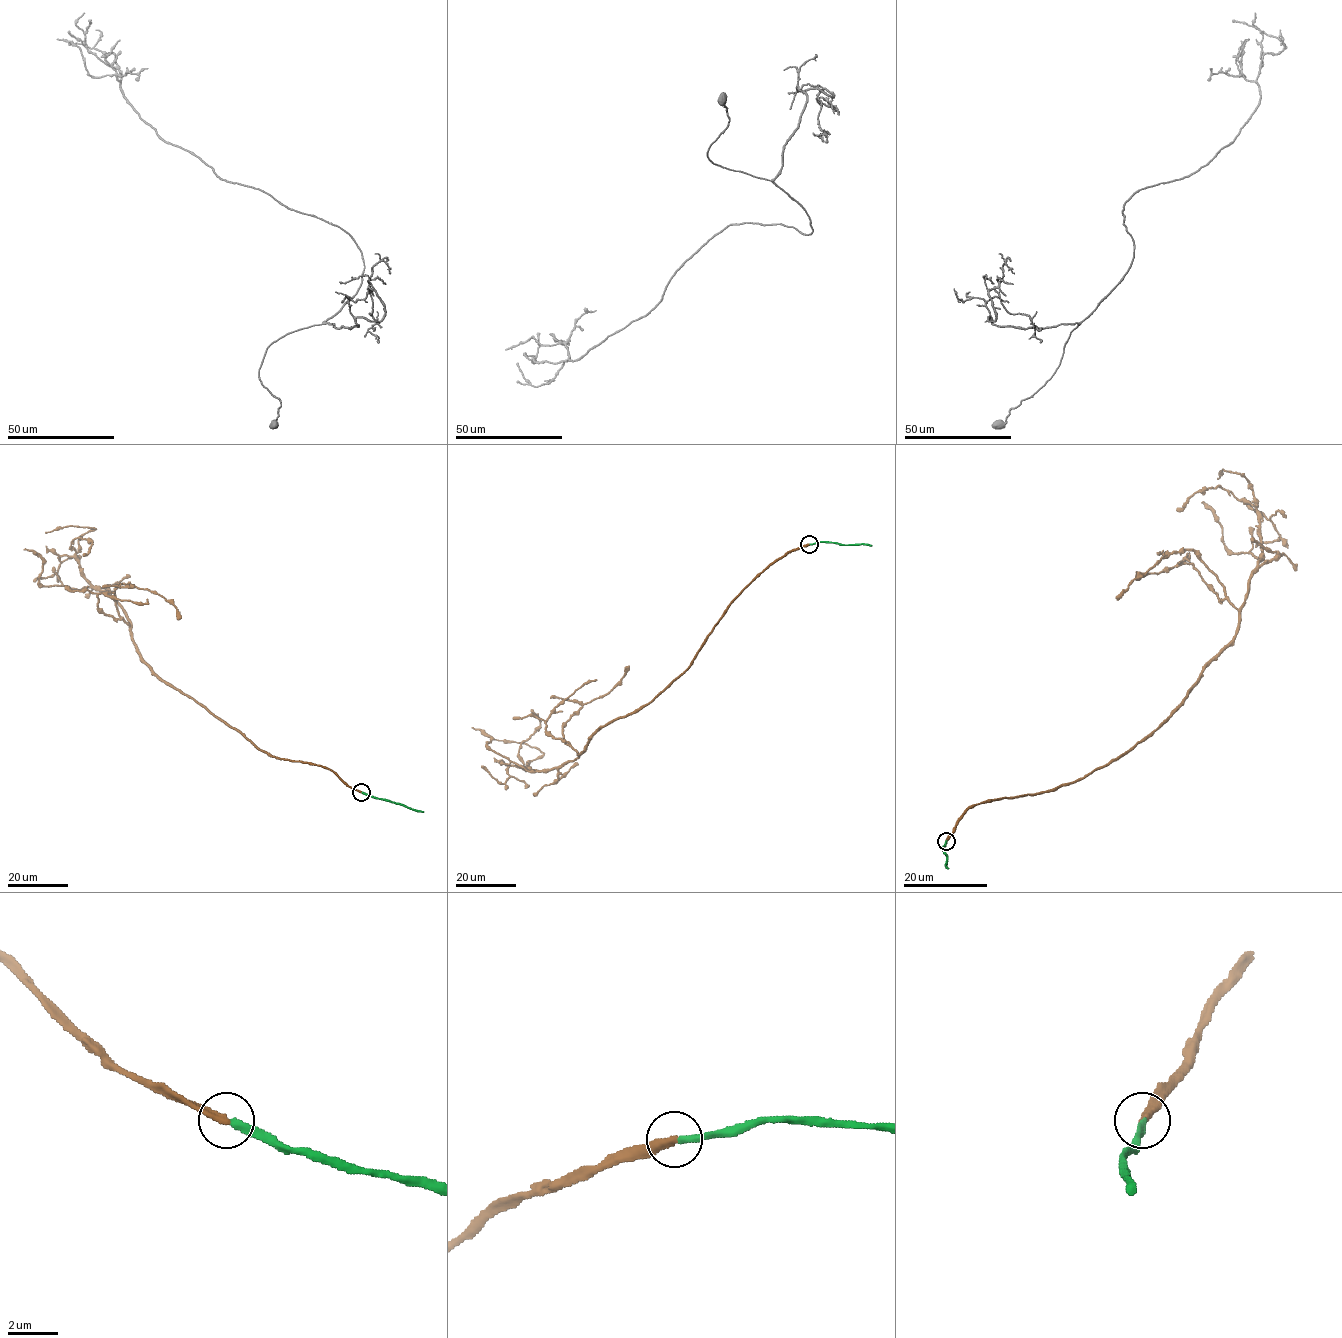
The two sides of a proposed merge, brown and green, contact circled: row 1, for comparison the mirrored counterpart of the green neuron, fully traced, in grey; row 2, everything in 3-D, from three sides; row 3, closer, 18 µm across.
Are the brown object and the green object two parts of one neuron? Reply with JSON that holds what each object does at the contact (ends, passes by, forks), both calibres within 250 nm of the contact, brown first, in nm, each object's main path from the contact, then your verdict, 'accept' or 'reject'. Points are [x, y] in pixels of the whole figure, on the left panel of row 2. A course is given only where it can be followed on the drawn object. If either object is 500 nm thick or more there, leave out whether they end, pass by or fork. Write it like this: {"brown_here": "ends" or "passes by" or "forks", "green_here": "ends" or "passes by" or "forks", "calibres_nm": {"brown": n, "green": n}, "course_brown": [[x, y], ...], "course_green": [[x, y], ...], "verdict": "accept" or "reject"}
{"brown_here": "ends", "green_here": "ends", "calibres_nm": {"brown": 320, "green": 280}, "course_brown": [[361, 792], [262, 751], [167, 685], [123, 608], [82, 572], [78, 540], [95, 529], [45, 532]], "course_green": [[362, 792], [423, 812]], "verdict": "accept"}

